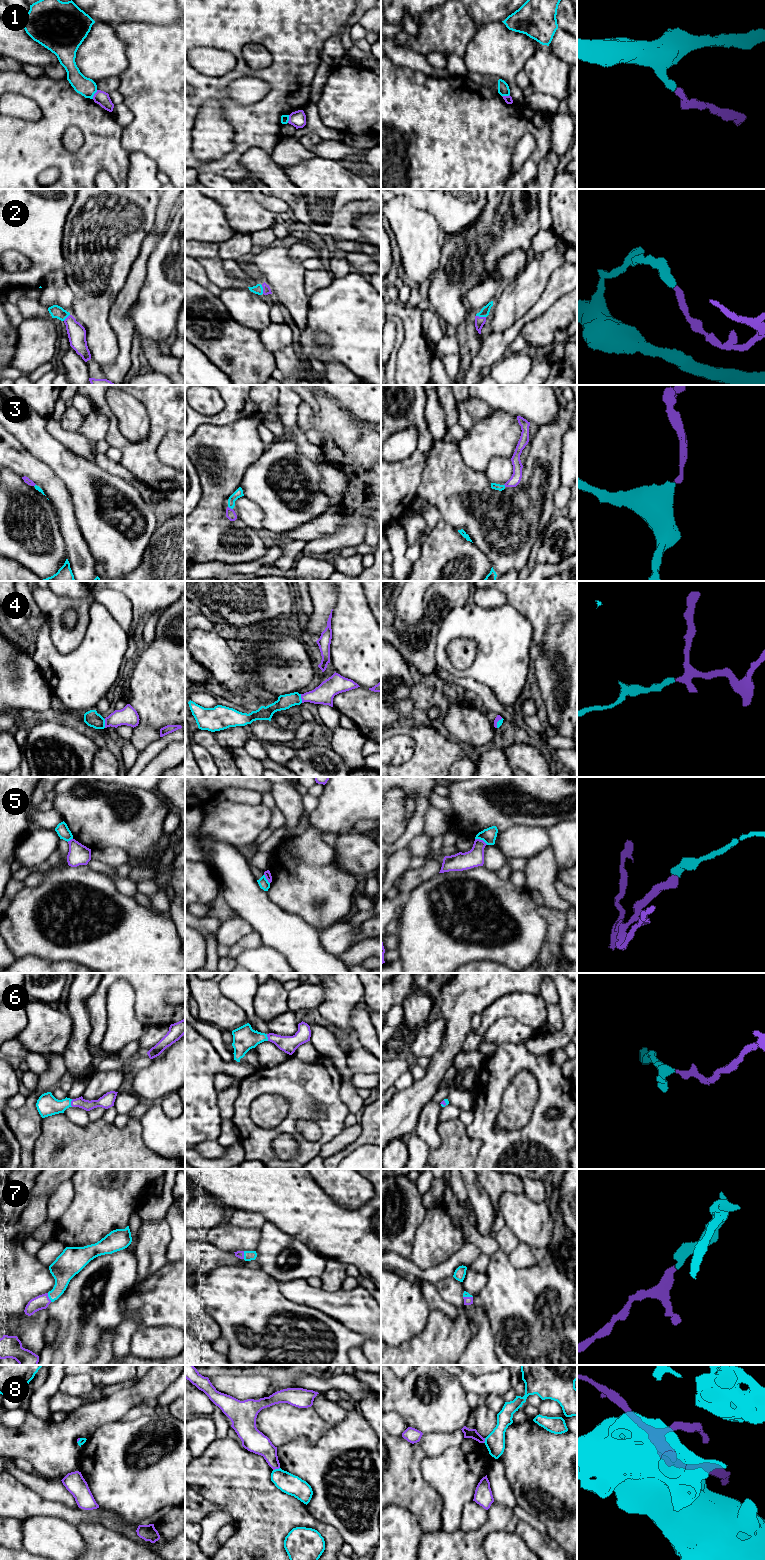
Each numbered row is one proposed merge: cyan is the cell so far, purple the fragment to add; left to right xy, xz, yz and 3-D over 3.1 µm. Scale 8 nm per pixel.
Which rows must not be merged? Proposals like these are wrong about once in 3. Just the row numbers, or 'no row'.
1, 5, 8

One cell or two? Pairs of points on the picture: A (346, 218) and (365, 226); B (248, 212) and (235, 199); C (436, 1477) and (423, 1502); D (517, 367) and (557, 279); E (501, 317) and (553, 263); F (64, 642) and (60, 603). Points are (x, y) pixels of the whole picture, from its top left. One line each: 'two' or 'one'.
A: two
B: one
C: two
D: two
E: one
F: one

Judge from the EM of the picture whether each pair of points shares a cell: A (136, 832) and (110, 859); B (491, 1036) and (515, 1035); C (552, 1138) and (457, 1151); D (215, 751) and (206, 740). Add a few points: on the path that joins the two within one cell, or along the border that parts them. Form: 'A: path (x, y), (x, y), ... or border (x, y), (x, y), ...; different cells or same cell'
A: border (96, 849), (119, 847), (130, 859); different cells
B: path (497, 1035), (509, 1035); same cell
C: border (466, 1128), (466, 1134), (481, 1143), (477, 1158); different cells
D: path (214, 748), (209, 743); same cell

